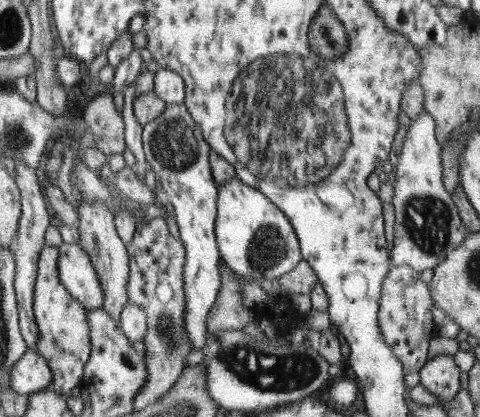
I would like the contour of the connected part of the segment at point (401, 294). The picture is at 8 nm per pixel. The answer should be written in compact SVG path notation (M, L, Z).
M410 265L390 267L382 283L378 325L384 341L403 364L404 374L419 372L427 361L430 341L438 334L432 315L434 306L430 287L422 281L421 273L417 273Z

